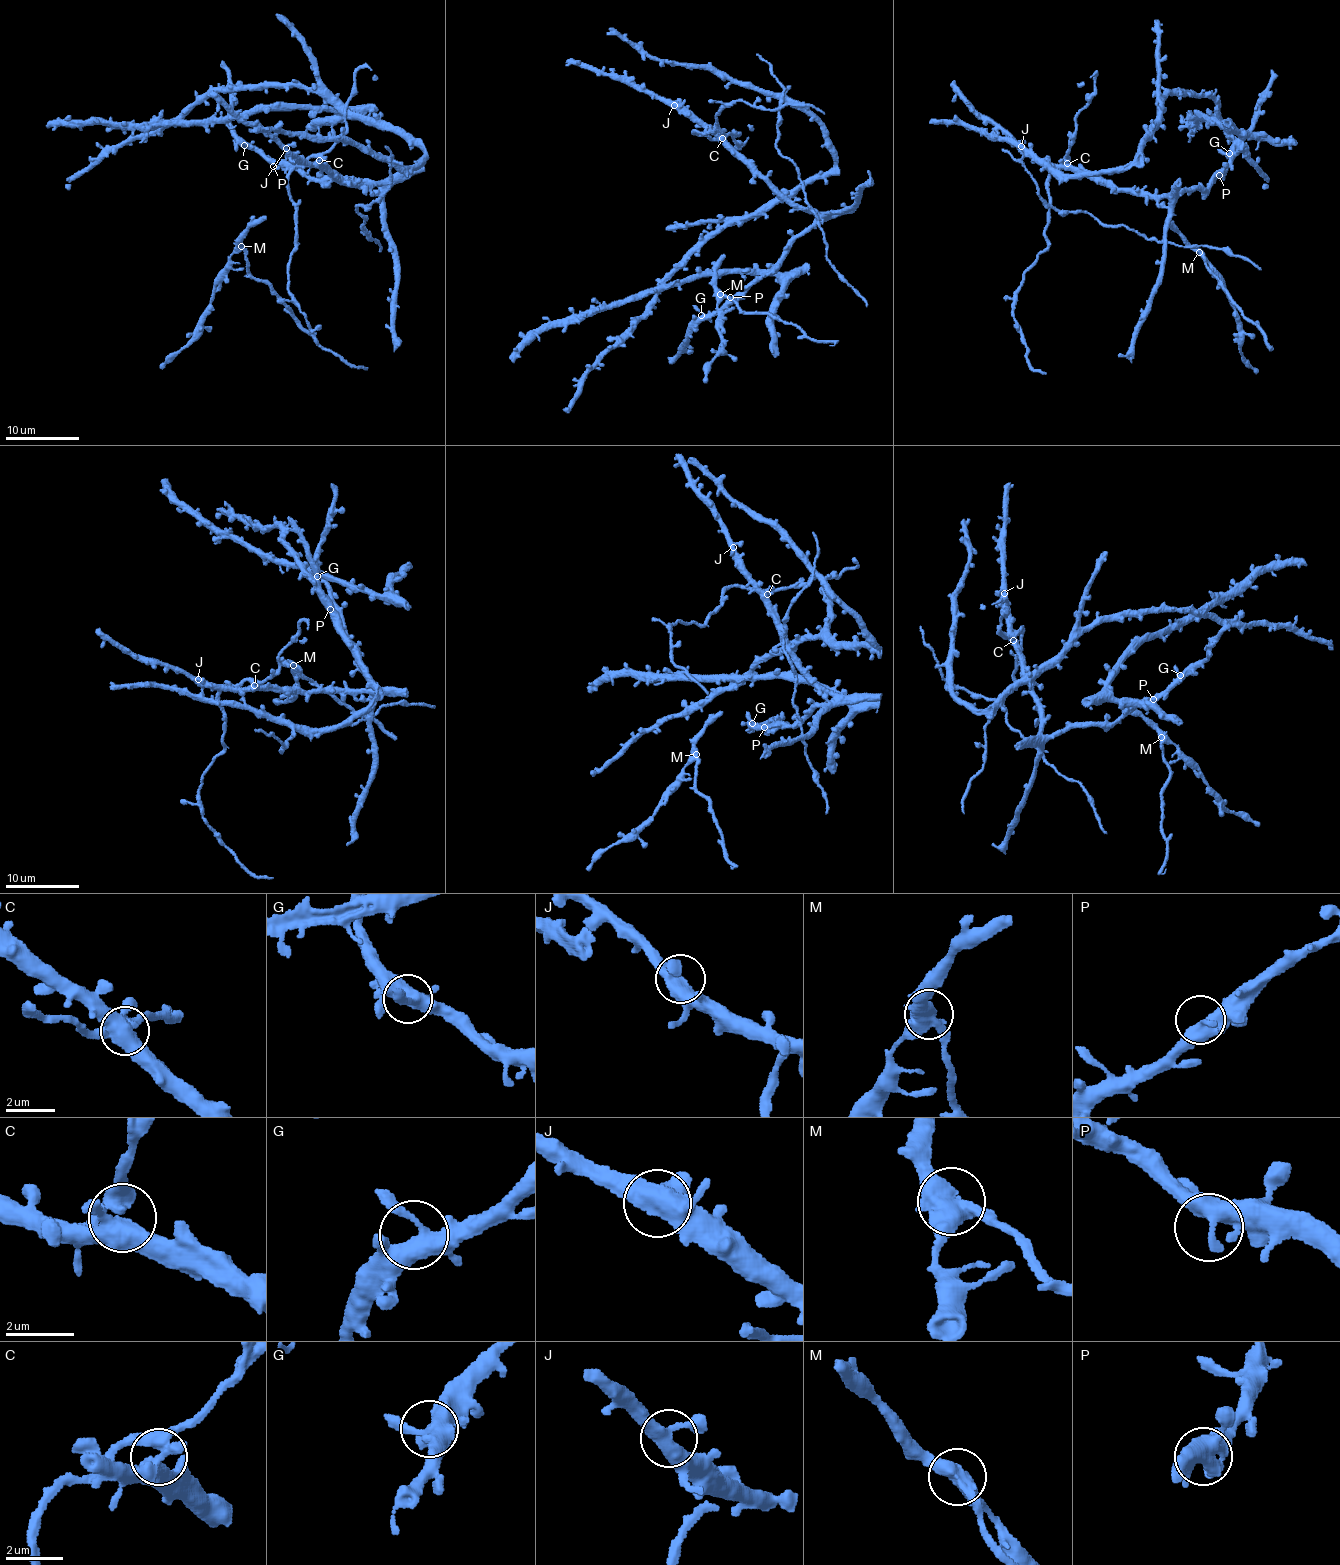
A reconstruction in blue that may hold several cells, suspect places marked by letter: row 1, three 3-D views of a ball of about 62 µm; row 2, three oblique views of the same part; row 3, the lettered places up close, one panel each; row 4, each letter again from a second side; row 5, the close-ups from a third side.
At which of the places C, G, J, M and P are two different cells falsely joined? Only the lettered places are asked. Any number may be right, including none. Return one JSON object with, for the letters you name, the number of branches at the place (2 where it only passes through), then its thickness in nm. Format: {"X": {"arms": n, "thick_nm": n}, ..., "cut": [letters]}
{"M": {"arms": 3, "thick_nm": 480}, "cut": ["M"]}

